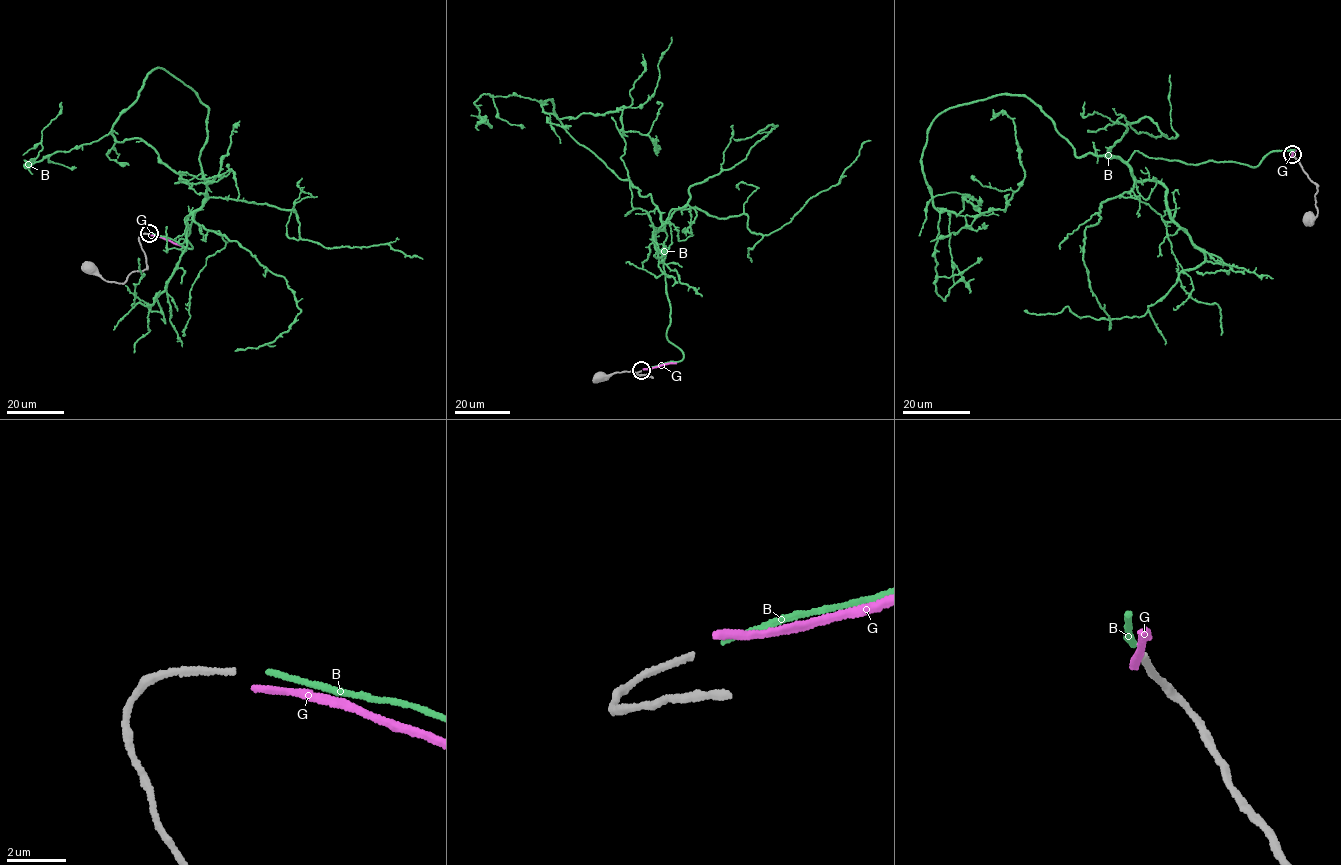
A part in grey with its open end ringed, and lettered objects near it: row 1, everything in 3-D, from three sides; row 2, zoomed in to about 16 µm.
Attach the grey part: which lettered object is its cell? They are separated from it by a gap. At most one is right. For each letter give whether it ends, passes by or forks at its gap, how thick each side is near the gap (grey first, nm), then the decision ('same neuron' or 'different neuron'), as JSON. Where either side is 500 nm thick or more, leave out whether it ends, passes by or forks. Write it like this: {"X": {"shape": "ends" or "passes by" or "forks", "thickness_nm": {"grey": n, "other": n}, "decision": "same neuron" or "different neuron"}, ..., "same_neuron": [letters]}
{"B": {"shape": "ends", "thickness_nm": {"grey": 220, "other": 200}, "decision": "same neuron"}, "G": {"shape": "ends", "thickness_nm": {"grey": 220, "other": 280}, "decision": "different neuron"}, "same_neuron": ["B"]}

